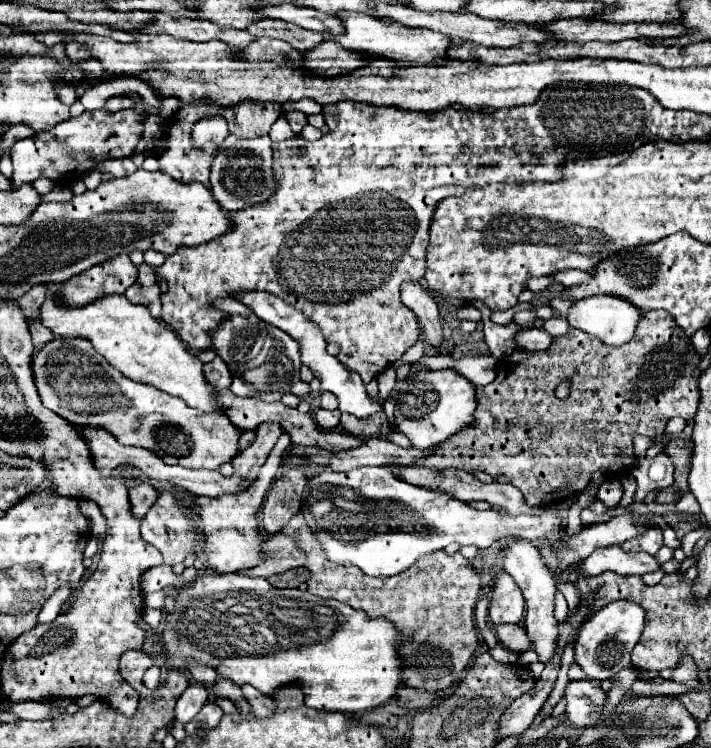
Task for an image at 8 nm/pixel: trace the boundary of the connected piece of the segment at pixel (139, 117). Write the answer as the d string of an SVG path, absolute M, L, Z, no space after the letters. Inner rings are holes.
M137 104L129 110L107 112L105 108L83 112L77 118L69 118L67 122L59 122L51 132L37 132L31 138L23 138L15 142L11 148L13 160L13 176L11 186L17 190L21 184L31 184L37 178L49 178L55 184L71 184L91 168L95 168L101 160L107 158L125 158L129 156L141 134L143 134L143 120L147 116L147 108Z

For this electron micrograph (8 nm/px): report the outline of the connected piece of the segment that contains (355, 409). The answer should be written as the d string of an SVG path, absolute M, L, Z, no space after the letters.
M243 292L237 296L243 304L247 304L257 318L281 328L283 332L291 334L297 342L299 342L299 348L301 348L301 362L307 364L315 376L319 376L321 380L321 390L327 390L327 392L333 392L337 398L339 398L339 410L341 412L349 412L361 420L369 418L369 416L375 416L375 414L383 414L383 404L375 398L371 398L367 392L365 392L365 384L363 380L359 378L359 374L347 370L337 358L329 356L325 352L325 340L323 340L323 334L319 334L319 328L309 320L305 318L299 310L295 310L291 304L283 302L281 298L273 296L273 294L267 294L267 292Z

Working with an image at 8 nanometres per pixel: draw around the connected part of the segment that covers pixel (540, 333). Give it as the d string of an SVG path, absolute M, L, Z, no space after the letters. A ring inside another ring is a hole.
M529 328L515 334L515 344L523 350L547 350L551 342L553 336L547 334L543 328Z

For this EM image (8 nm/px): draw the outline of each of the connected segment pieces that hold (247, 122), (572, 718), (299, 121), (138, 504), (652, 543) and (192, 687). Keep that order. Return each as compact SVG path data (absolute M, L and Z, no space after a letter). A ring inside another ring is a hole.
M243 102L229 110L229 132L241 138L267 136L271 124L279 118L281 108L273 102Z
M587 680L571 682L565 688L565 716L573 728L587 728L601 722L601 706L605 702L605 692L595 688Z
M287 112L287 122L289 122L289 126L291 126L291 130L295 132L295 134L299 134L301 130L303 130L303 126L307 124L307 116L303 114L303 112Z
M141 482L141 484L137 484L137 486L133 486L129 490L131 508L133 508L133 514L137 518L145 516L145 512L151 508L151 504L155 502L155 498L157 498L157 490L151 484L147 484L147 482Z
M651 528L645 536L637 536L633 540L627 540L623 544L623 550L631 550L631 552L645 550L645 552L655 556L661 546L663 546L663 532L661 532L661 528Z
M191 682L187 690L181 694L175 706L175 718L181 724L187 724L193 720L193 716L201 710L201 706L209 700L209 688L201 682Z

